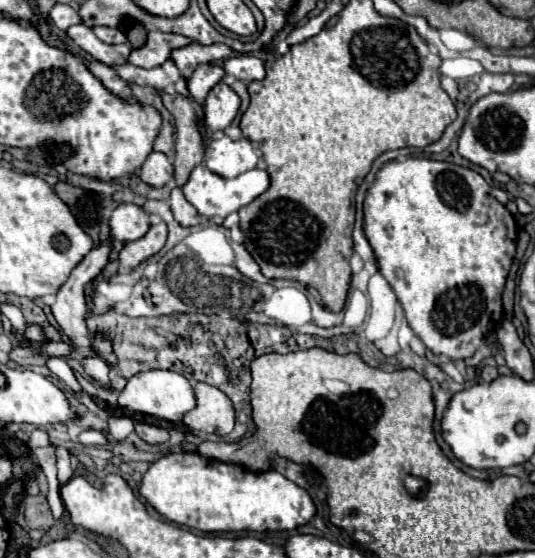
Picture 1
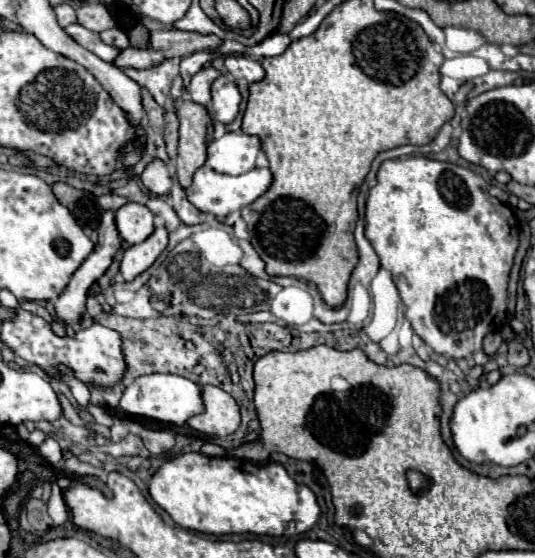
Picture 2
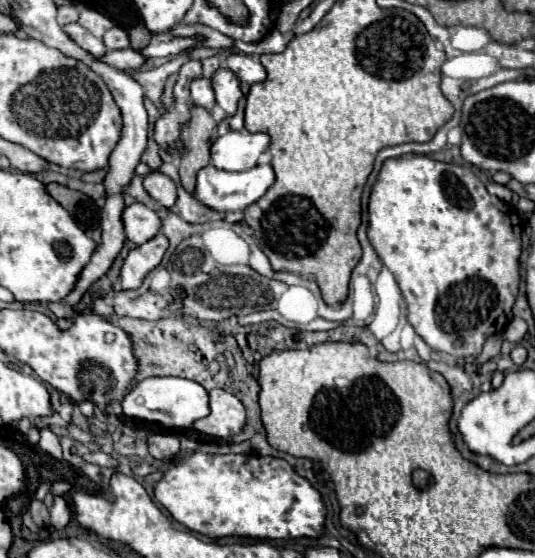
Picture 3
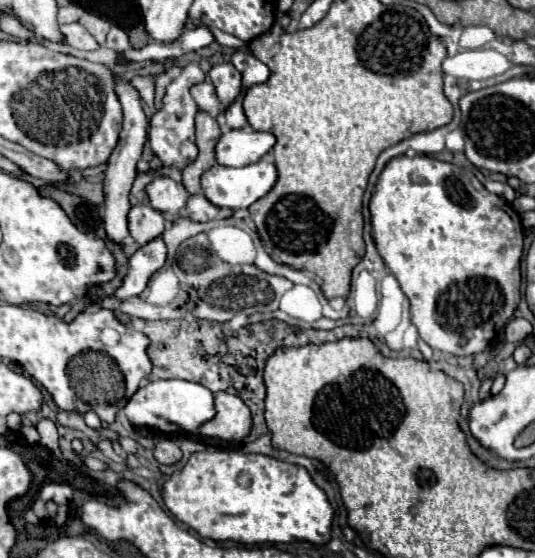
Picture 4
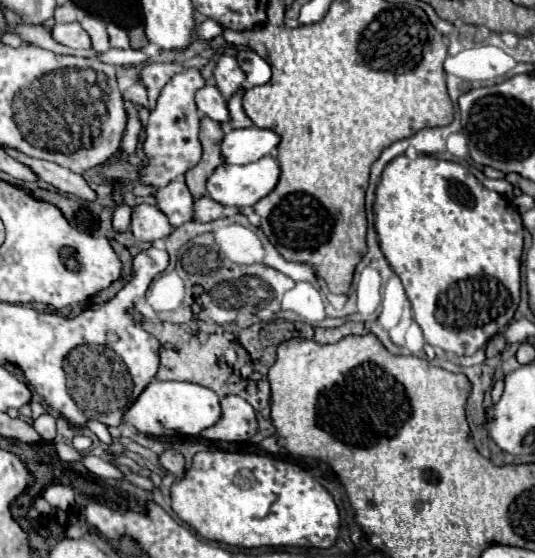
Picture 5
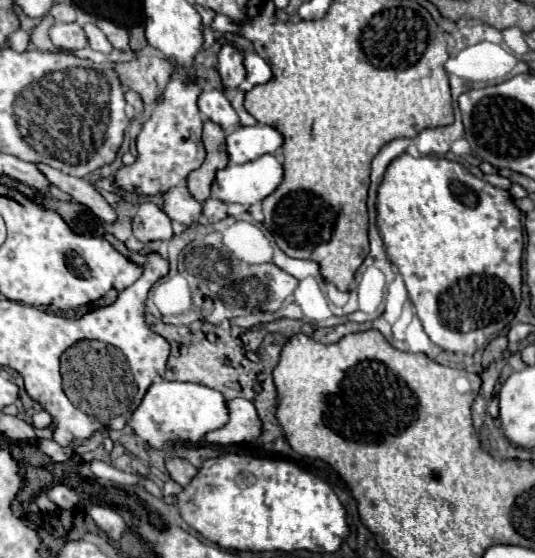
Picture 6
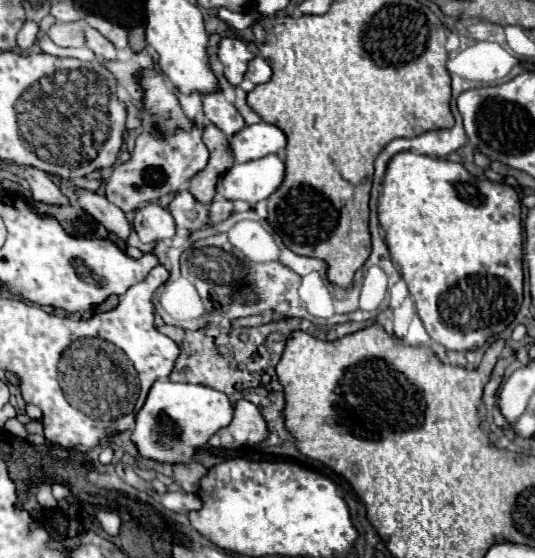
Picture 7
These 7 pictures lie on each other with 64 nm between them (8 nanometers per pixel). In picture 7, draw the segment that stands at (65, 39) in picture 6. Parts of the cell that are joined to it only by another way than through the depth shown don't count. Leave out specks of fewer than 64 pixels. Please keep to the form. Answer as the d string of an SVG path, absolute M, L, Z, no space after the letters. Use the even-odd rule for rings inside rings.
M56 22L50 26L48 36L58 46L84 46L84 28L80 26L80 22Z

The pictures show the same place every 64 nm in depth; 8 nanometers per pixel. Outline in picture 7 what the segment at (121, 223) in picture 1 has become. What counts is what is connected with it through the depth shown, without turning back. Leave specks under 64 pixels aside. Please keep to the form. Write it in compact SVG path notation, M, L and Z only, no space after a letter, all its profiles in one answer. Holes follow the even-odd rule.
M150 202L140 210L136 210L132 226L142 242L160 242L176 234L176 224L172 214L156 202Z

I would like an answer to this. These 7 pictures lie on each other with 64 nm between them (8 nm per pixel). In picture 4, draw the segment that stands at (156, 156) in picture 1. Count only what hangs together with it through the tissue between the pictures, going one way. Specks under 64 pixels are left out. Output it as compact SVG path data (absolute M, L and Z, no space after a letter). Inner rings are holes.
M154 178L148 188L148 198L152 208L164 212L164 214L178 214L186 210L186 202L188 202L188 192L184 188L184 184L174 182L172 178Z

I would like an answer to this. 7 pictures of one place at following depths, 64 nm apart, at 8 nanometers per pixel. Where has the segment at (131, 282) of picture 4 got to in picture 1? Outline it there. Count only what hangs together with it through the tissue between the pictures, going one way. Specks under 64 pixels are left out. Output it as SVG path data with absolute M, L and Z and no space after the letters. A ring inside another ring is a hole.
M152 224L146 236L142 236L136 242L128 242L124 250L120 252L120 266L124 272L132 272L136 266L140 266L144 260L158 254L166 244L166 224Z

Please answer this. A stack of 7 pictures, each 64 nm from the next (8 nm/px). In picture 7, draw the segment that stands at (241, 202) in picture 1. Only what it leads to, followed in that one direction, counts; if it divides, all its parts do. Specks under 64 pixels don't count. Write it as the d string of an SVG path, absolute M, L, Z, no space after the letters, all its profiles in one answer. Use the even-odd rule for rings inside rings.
M268 154L260 160L234 164L222 174L218 182L218 194L226 200L246 200L256 204L266 200L284 180L284 162L276 154Z

